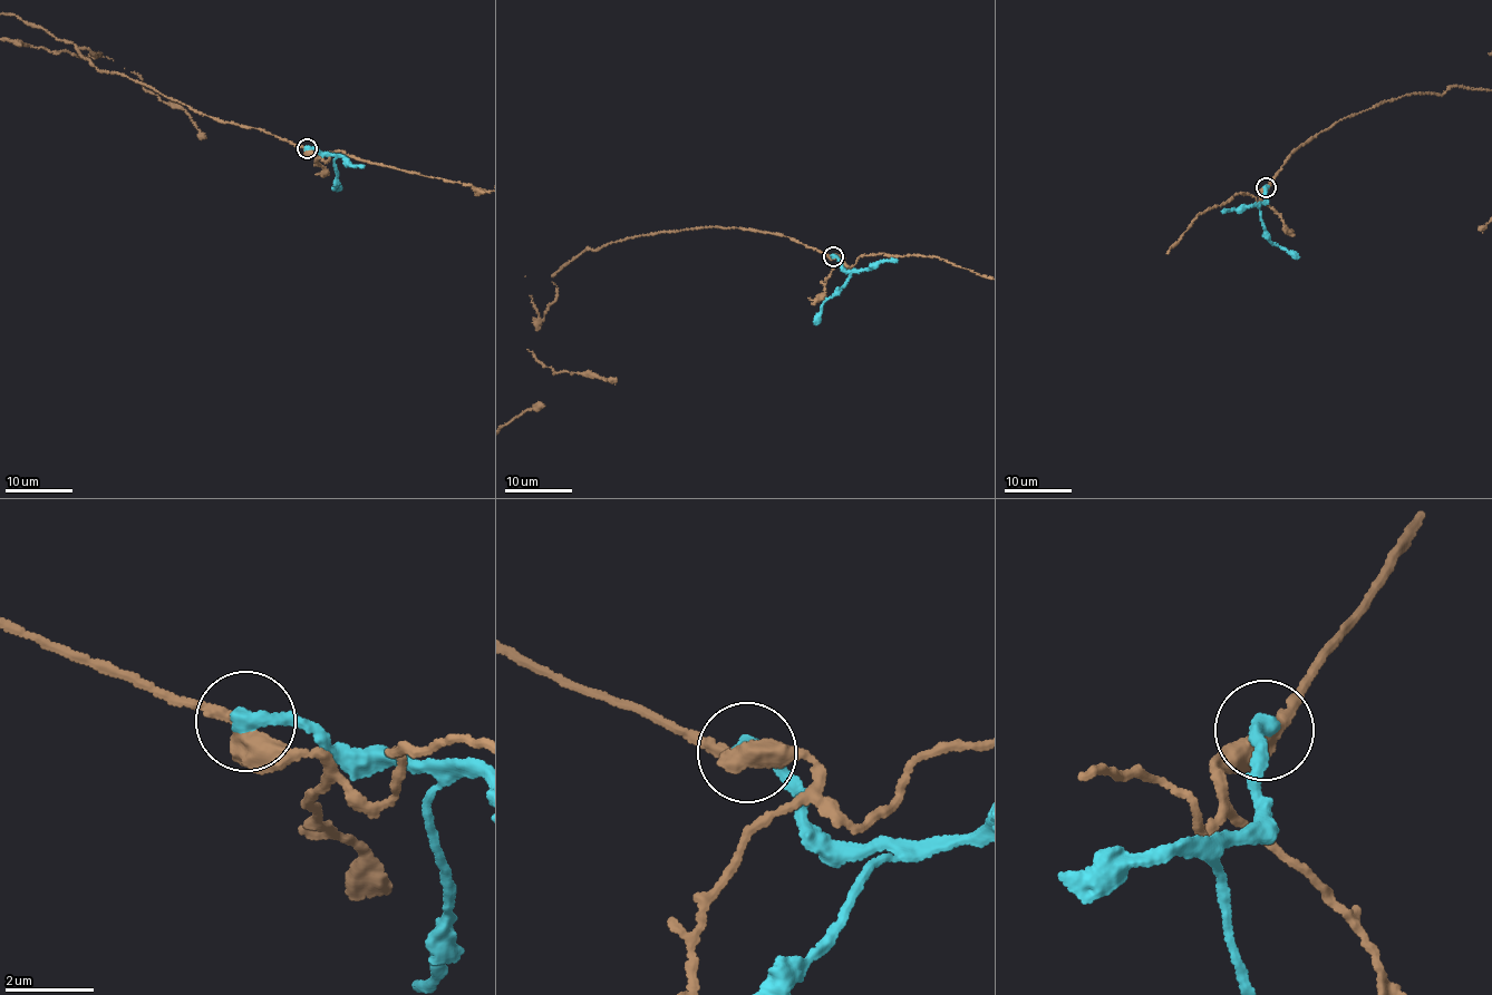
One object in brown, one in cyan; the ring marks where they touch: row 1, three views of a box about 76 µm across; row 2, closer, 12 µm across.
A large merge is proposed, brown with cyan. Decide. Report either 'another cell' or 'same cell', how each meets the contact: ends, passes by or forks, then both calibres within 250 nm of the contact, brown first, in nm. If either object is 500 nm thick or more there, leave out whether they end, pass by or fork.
another cell; brown passes by; cyan ends; calibres 440 and 380 nm

